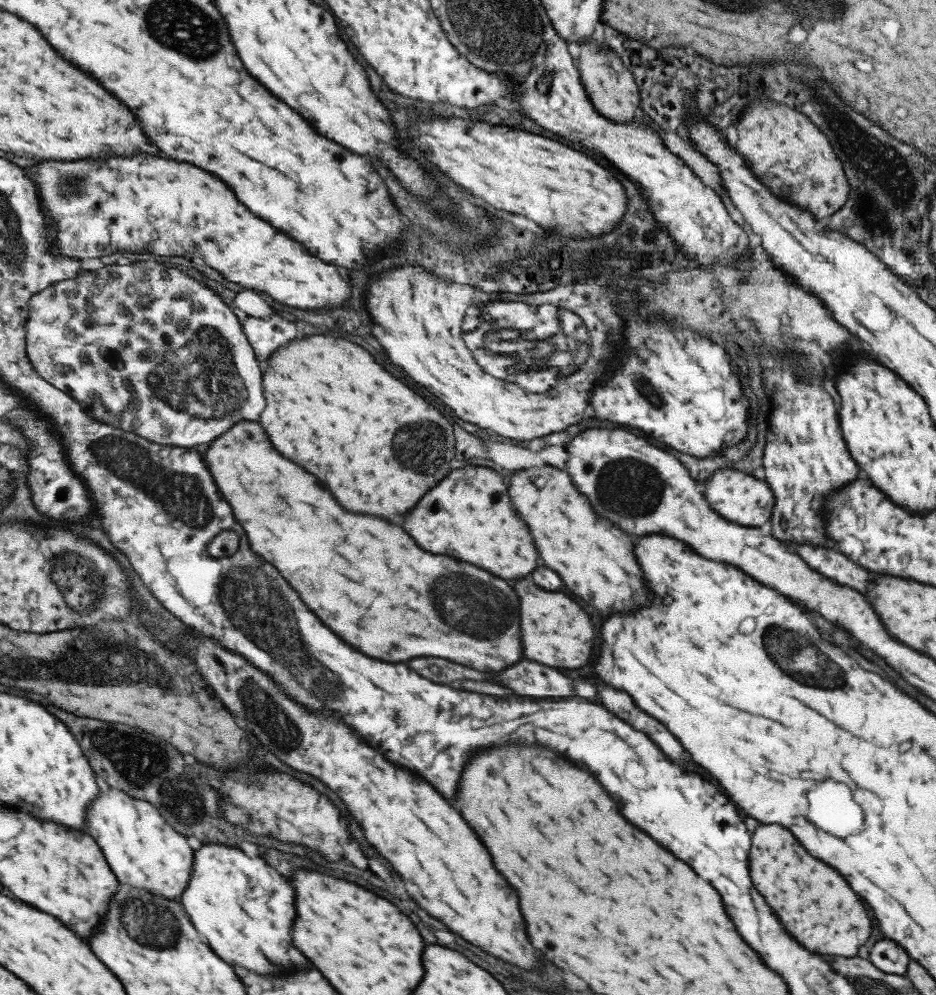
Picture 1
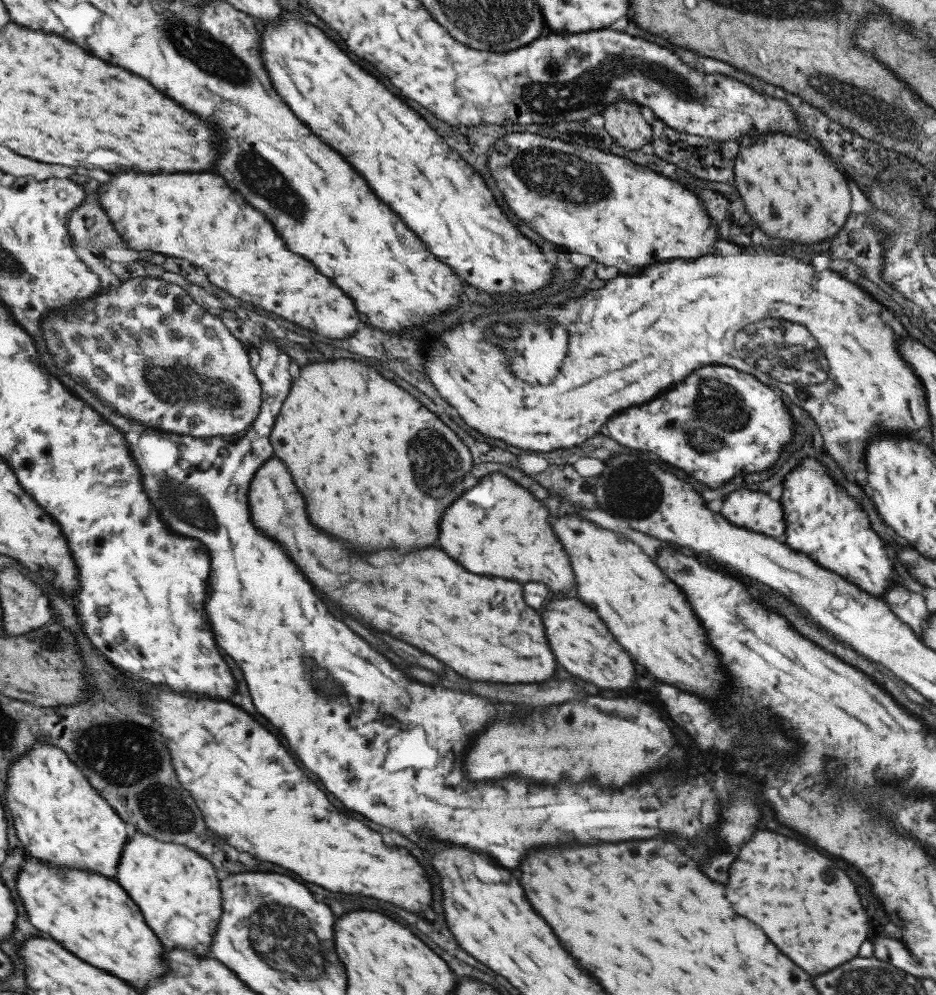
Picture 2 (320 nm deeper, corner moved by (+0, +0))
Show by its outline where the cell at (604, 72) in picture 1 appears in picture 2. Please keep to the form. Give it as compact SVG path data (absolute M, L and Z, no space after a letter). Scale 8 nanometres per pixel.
M619 100L605 106L603 114L607 134L623 148L635 150L652 139L652 130L639 113L639 106L630 100Z

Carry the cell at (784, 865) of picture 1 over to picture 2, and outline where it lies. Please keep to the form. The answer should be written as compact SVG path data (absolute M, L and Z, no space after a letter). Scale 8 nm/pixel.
M755 832L751 840L745 842L745 846L737 852L731 864L723 894L733 904L735 914L755 922L765 932L765 936L779 948L779 952L783 952L809 976L819 976L857 956L859 944L867 938L869 922L861 908L855 886L845 876L845 872L837 868L835 862L821 856L817 850L773 832Z

